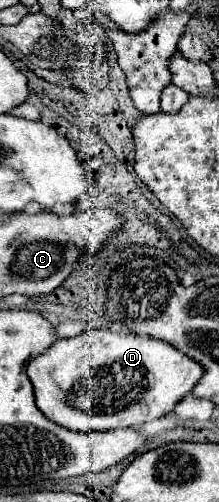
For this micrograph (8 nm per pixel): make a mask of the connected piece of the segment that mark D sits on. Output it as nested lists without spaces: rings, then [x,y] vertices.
[[[91,329],[77,337],[55,341],[49,349],[29,361],[27,375],[33,383],[35,405],[47,419],[69,431],[111,431],[137,427],[171,413],[173,407],[201,379],[201,369],[203,367],[199,363],[195,363],[169,343],[139,335],[119,335],[111,331]]]

